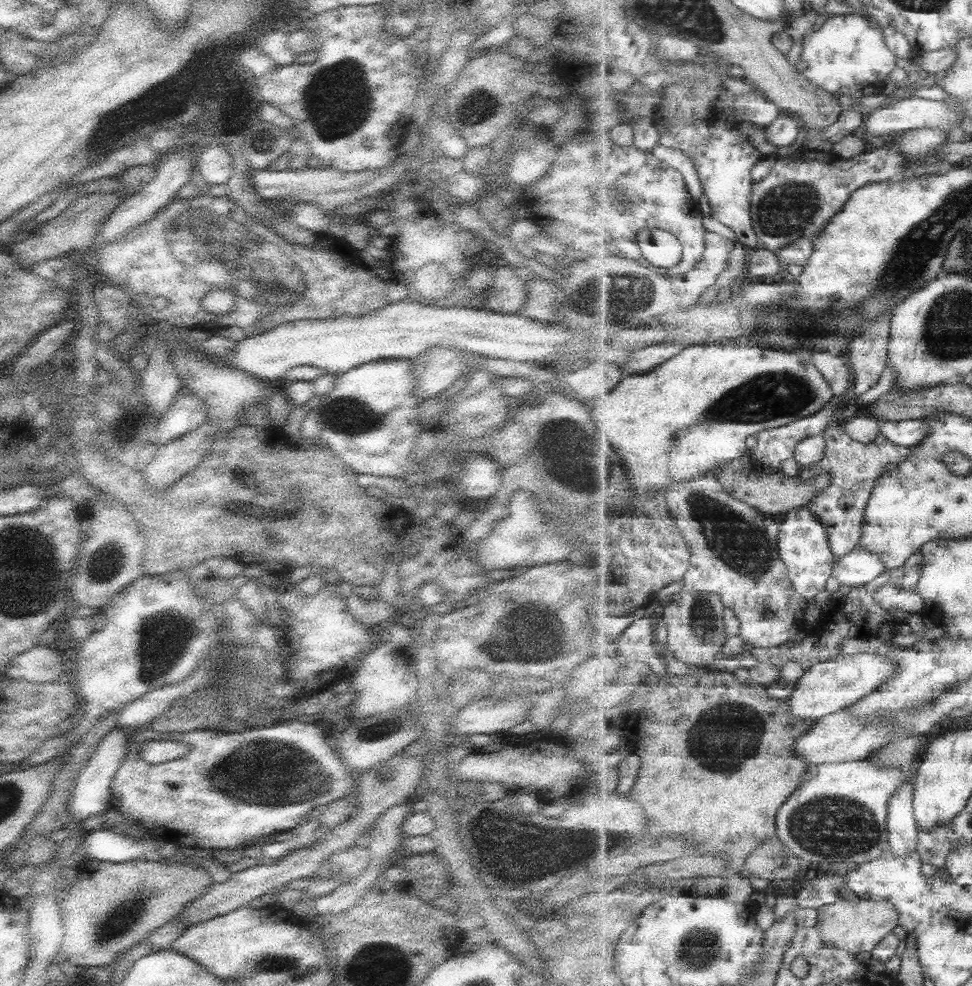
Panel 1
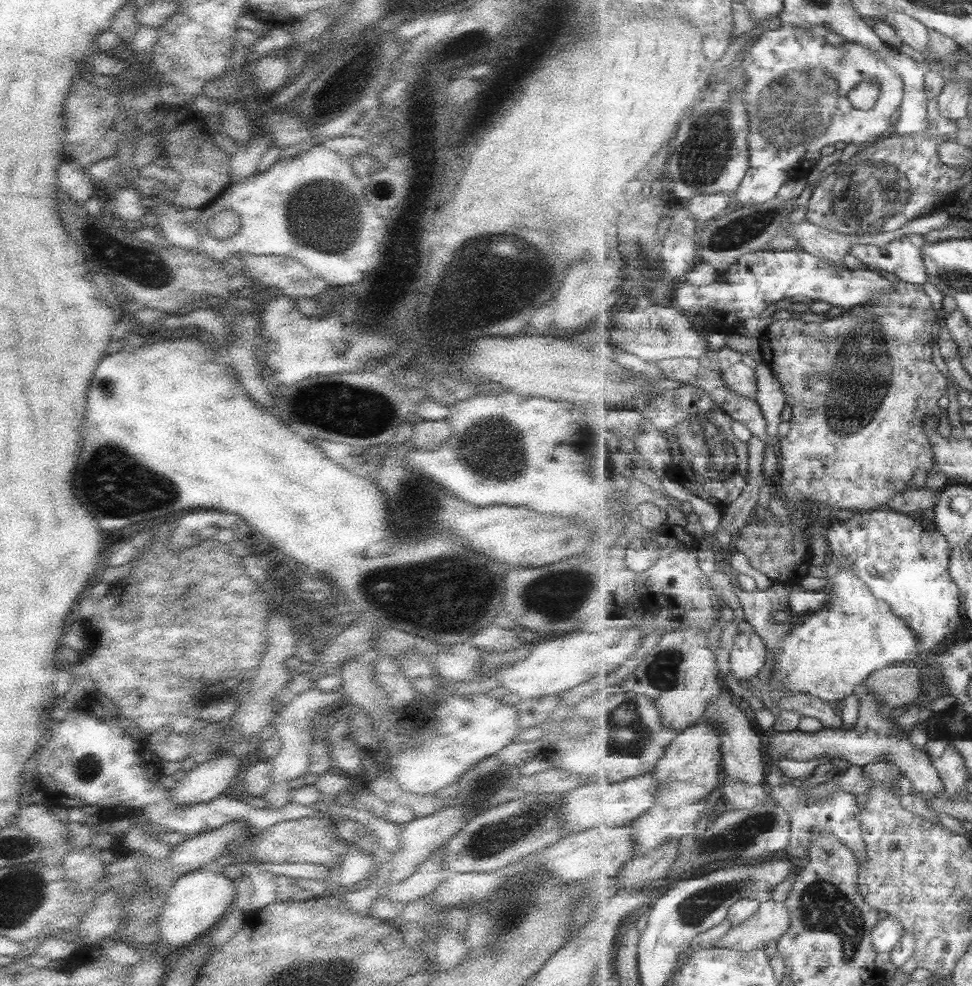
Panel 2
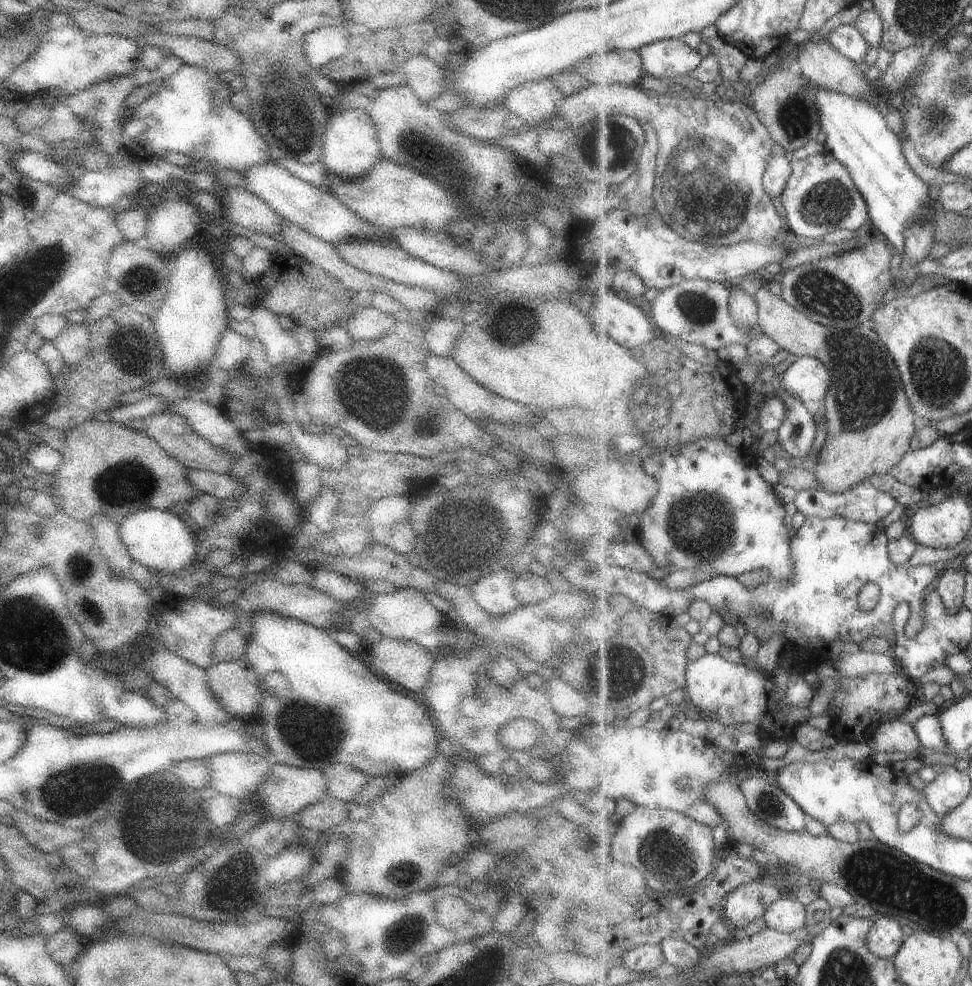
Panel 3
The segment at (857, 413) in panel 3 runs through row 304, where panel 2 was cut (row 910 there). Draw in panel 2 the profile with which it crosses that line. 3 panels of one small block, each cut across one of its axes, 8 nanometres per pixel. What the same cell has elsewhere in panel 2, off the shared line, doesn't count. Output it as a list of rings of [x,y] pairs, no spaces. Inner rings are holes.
[[[764,902],[750,920],[732,928],[715,947],[748,952],[762,950],[774,940],[779,942],[792,923],[792,909],[786,902]]]

